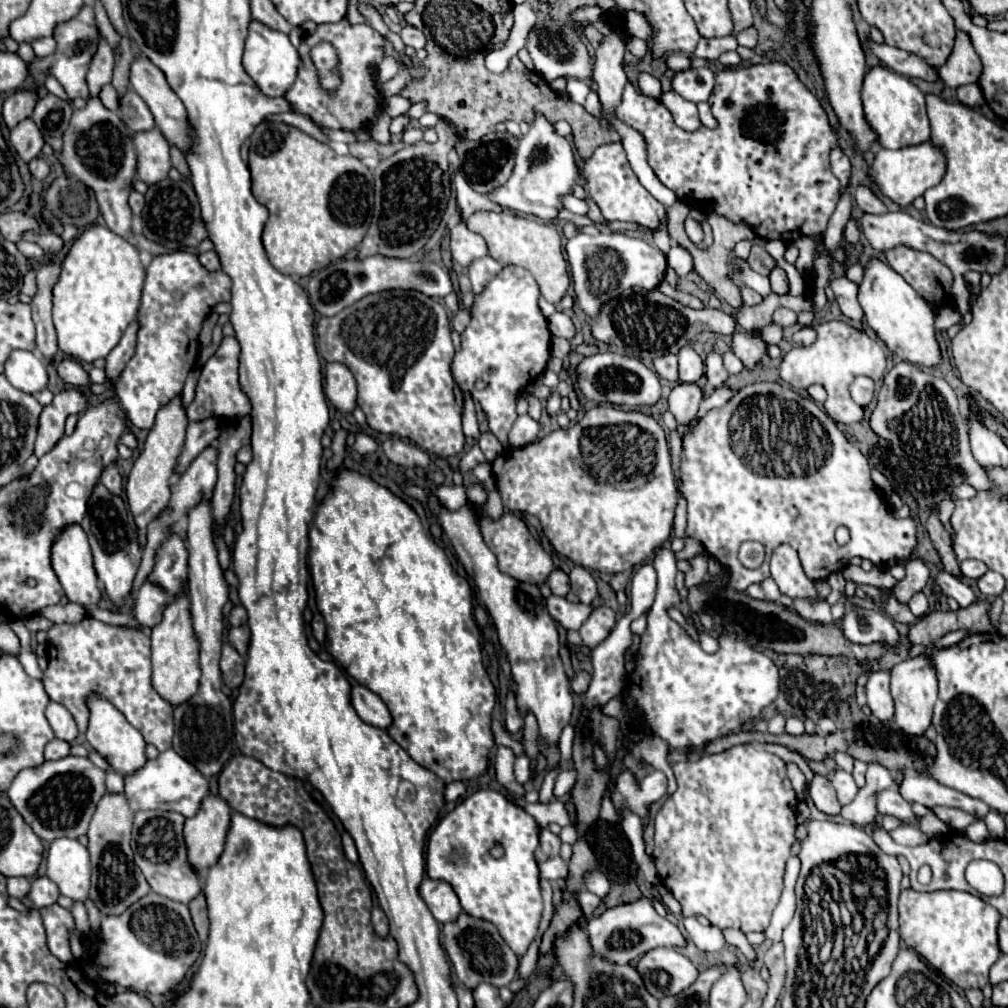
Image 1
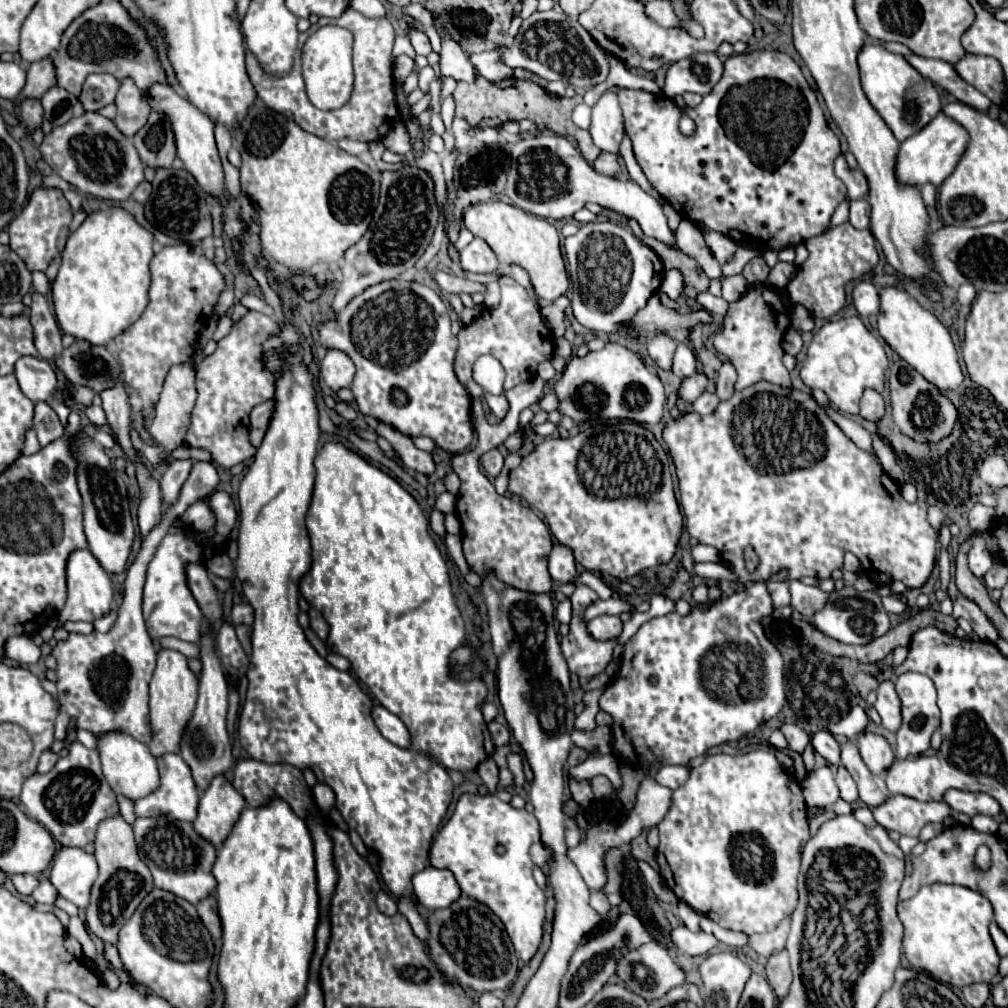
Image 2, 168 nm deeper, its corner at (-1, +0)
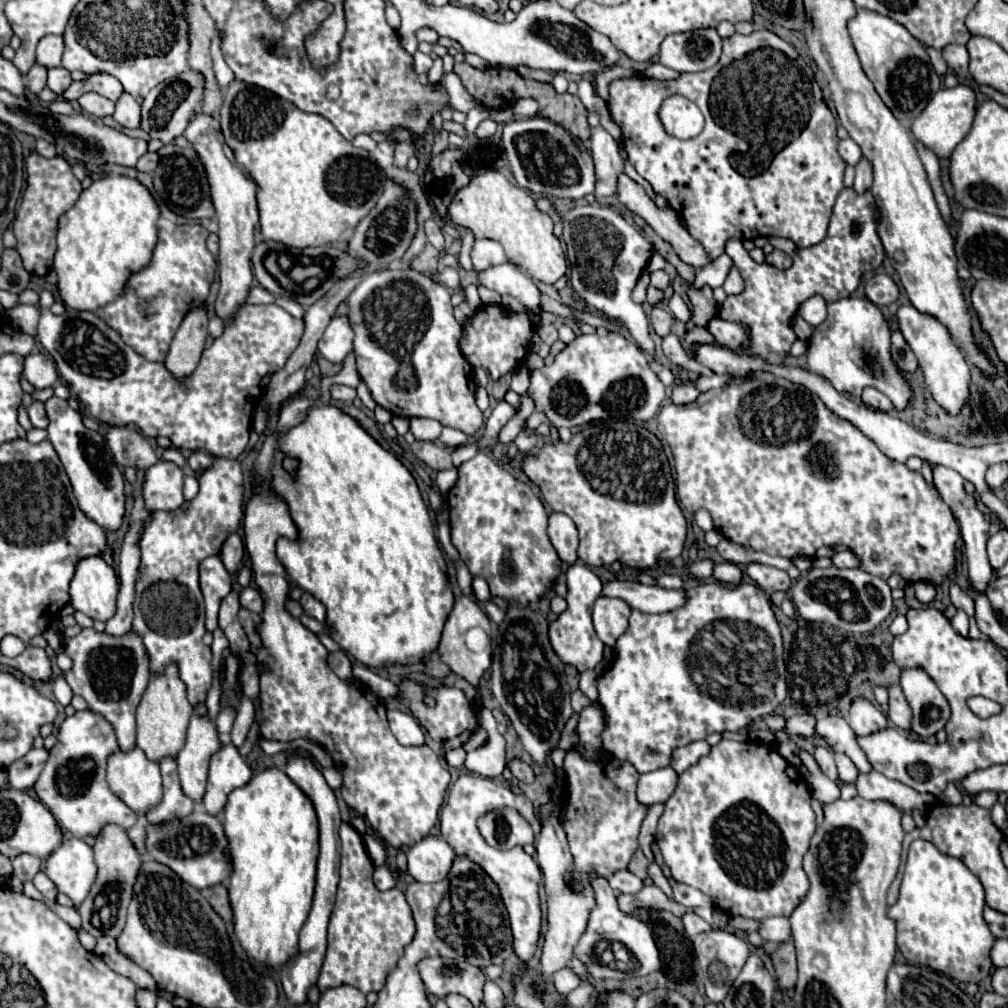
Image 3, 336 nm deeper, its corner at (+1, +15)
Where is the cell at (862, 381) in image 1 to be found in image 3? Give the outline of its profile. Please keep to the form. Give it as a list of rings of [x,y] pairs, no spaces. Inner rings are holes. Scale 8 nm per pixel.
[[[873,387],[863,389],[861,401],[877,411],[891,411],[893,409],[893,403],[889,401],[889,397],[885,397],[885,393],[881,393],[879,389],[873,389]]]

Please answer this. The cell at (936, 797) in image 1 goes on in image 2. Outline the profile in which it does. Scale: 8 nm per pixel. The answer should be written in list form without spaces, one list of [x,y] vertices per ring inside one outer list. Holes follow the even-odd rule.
[[[951,790],[943,798],[953,810],[977,816],[977,814],[987,814],[987,816],[997,816],[1001,806],[999,802],[989,796],[987,792],[965,792],[965,790]]]

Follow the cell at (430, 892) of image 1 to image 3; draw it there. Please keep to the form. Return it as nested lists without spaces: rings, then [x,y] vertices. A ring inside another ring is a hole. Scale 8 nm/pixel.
[[[425,837],[411,849],[407,849],[409,873],[419,883],[443,881],[455,861],[455,851],[441,837]]]

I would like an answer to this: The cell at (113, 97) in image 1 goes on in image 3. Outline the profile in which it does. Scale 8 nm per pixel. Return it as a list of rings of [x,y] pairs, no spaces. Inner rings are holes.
[[[85,93],[85,95],[81,95],[79,97],[79,105],[83,107],[85,113],[89,113],[93,117],[99,117],[99,119],[111,115],[113,109],[115,109],[115,103],[113,101],[105,99],[105,97],[97,95],[97,93]]]

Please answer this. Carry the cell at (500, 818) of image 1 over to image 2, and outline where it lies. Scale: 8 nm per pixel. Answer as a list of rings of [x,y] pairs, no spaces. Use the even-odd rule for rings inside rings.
[[[461,794],[457,806],[447,820],[447,824],[439,830],[433,846],[431,846],[431,866],[447,868],[455,874],[459,886],[467,896],[475,896],[475,900],[487,904],[505,924],[507,934],[519,954],[519,958],[527,964],[539,948],[543,938],[543,920],[545,920],[545,894],[533,880],[533,862],[529,858],[529,846],[539,842],[539,824],[535,816],[527,810],[517,810],[507,802],[501,802],[497,796],[481,796],[481,794]],[[497,846],[505,848],[505,854],[497,854]]]

